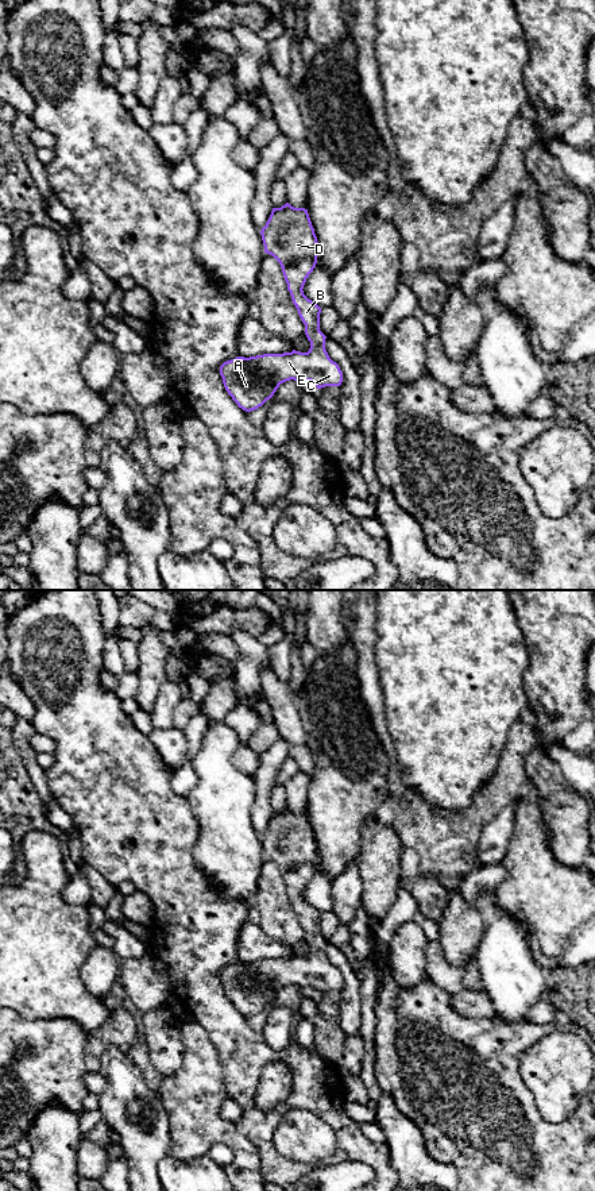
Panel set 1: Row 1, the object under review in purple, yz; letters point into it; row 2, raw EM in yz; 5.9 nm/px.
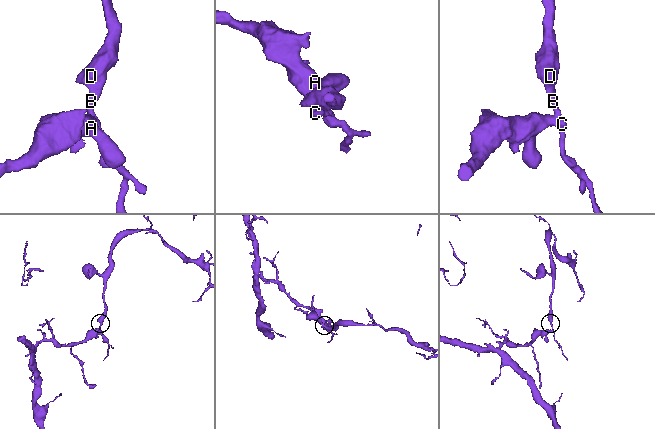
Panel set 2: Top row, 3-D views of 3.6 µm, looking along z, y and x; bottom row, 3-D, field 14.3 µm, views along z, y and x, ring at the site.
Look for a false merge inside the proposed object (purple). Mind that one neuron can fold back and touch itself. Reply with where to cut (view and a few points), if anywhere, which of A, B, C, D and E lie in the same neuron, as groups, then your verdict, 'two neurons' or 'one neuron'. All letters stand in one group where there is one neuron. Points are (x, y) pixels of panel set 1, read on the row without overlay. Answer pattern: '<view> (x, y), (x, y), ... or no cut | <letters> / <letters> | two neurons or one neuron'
no cut | A B C D E | one neuron

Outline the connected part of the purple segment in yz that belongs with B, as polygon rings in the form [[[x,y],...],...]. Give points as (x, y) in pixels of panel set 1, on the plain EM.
[[[289,808],[273,813],[260,836],[264,857],[281,870],[293,909],[305,929],[310,947],[308,957],[293,955],[283,959],[237,961],[220,971],[220,980],[228,999],[246,1017],[262,1011],[281,988],[294,984],[312,986],[317,994],[340,991],[343,978],[327,955],[327,941],[320,936],[321,913],[304,899],[306,883],[317,868],[318,847],[308,814]]]

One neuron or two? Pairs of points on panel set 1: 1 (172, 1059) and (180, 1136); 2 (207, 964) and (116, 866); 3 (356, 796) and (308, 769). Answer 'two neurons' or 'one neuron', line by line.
1: two neurons
2: one neuron
3: two neurons

